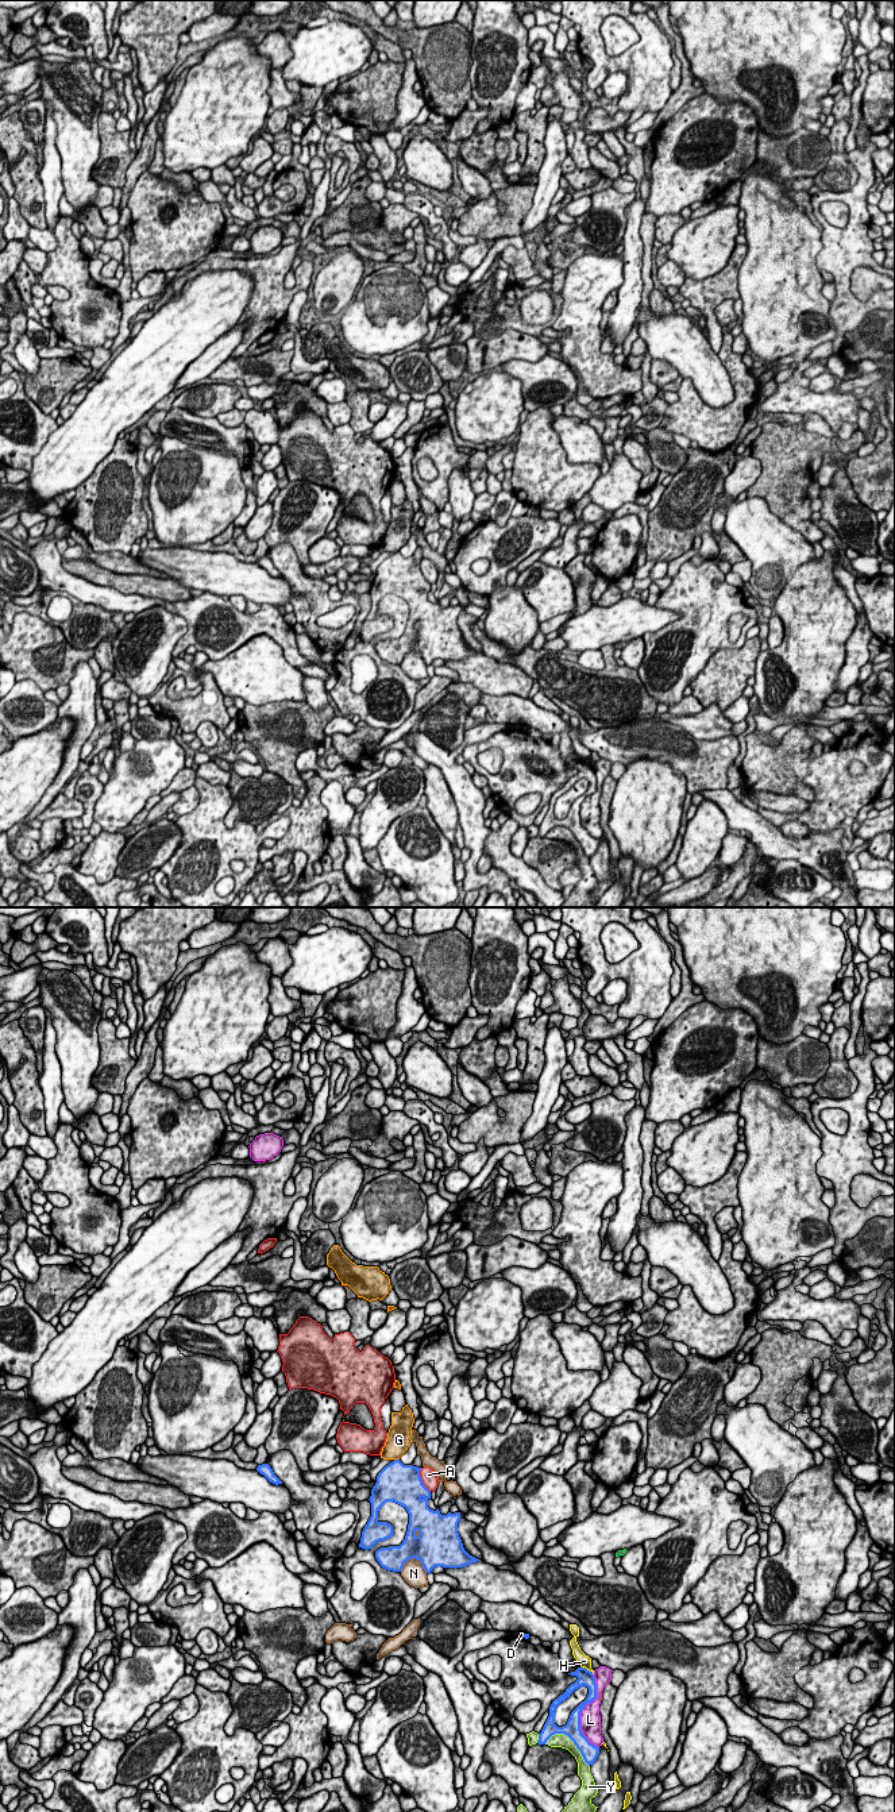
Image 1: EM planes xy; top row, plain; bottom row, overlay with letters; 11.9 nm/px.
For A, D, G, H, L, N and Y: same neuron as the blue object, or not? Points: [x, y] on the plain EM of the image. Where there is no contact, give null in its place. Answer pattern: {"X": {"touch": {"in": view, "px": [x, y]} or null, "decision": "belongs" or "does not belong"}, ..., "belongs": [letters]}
{"A": {"touch": {"in": "xy", "px": [421, 573]}, "decision": "does not belong"}, "D": {"touch": {"in": "xy", "px": [523, 728]}, "decision": "does not belong"}, "G": {"touch": {"in": "xy", "px": [396, 552]}, "decision": "does not belong"}, "H": {"touch": {"in": "xy", "px": [586, 762]}, "decision": "does not belong"}, "L": {"touch": {"in": "xy", "px": [581, 804]}, "decision": "does not belong"}, "N": {"touch": {"in": "xy", "px": [415, 650]}, "decision": "does not belong"}, "Y": {"touch": {"in": "xy", "px": [571, 832]}, "decision": "does not belong"}, "belongs": []}

